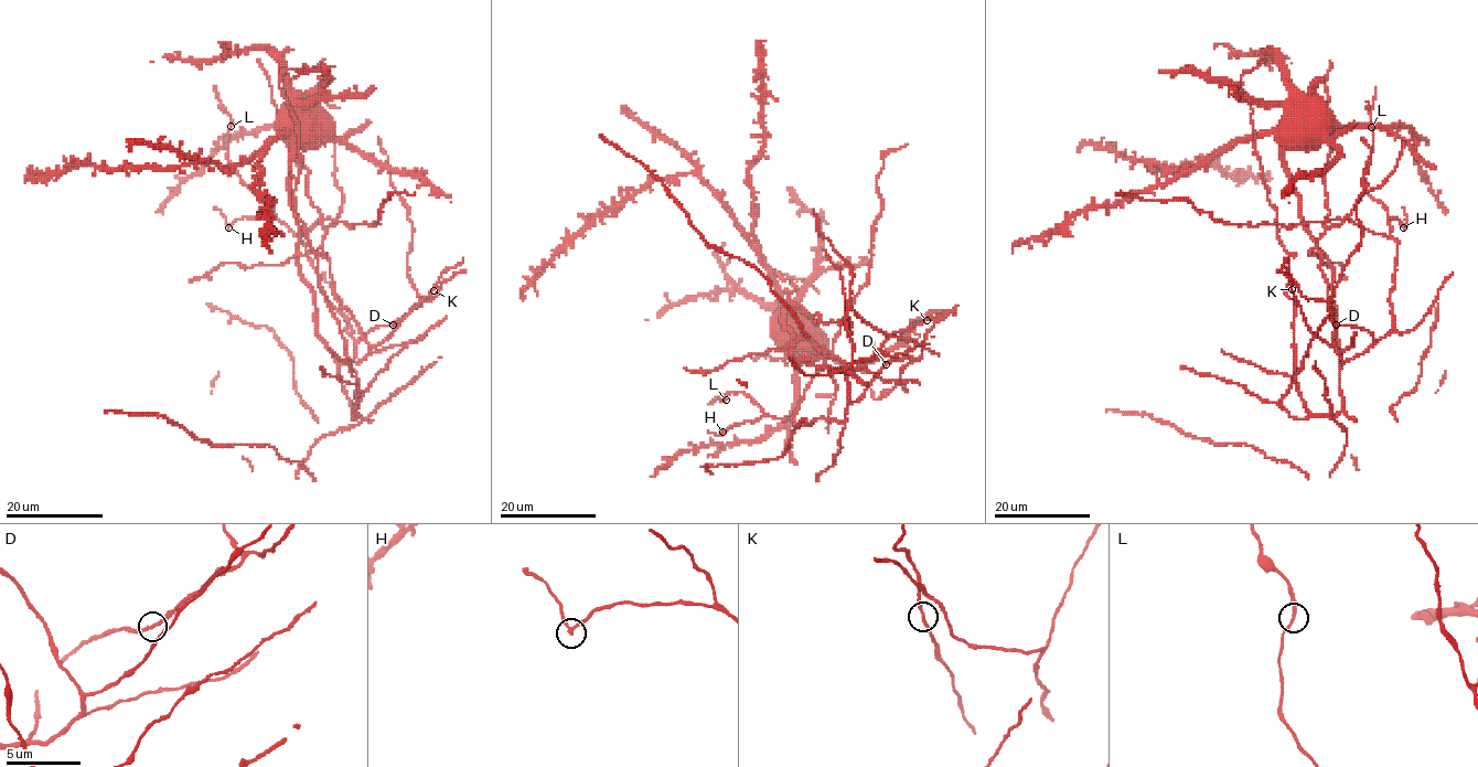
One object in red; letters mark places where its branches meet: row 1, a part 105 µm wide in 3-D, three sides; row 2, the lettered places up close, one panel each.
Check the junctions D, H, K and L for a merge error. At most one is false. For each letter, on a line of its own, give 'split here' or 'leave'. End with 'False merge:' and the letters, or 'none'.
D: leave
H: split here
K: leave
L: leave
False merge: H

